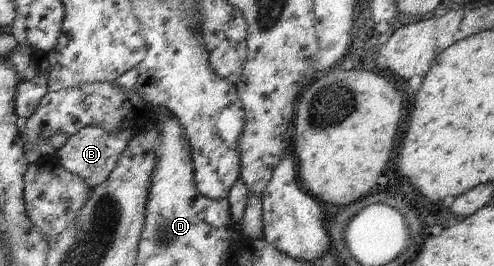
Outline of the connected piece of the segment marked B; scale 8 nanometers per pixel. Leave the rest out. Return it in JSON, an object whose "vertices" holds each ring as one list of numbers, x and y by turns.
{"vertices":[[96,125,84,127,67,138,67,144,57,151,57,160,64,170,79,176,89,190,92,190,95,186,107,181,111,171,118,166,118,161,128,148,137,129,139,129,139,125,134,130,124,128,119,132,105,132,103,128,98,128]]}

